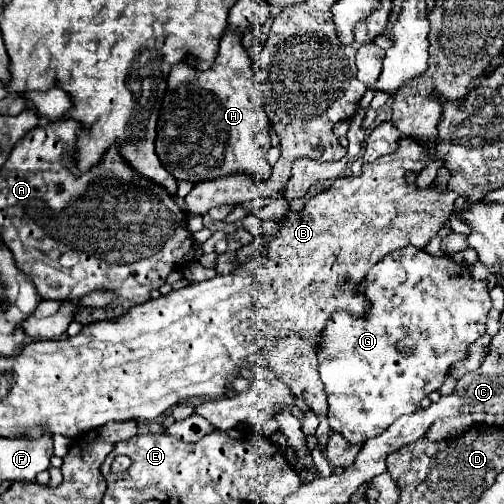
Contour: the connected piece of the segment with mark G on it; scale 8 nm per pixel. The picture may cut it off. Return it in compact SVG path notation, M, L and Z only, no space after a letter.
M411 245L385 255L377 265L373 265L371 271L367 273L367 279L363 279L363 283L361 283L361 291L365 291L365 295L371 301L367 319L355 319L345 311L335 313L325 327L325 337L323 337L321 351L319 351L319 373L321 373L321 381L325 383L325 393L327 393L327 401L329 401L329 413L327 413L329 425L333 431L341 433L351 443L365 443L367 439L381 435L401 415L415 413L419 409L421 399L425 399L431 391L437 391L443 385L449 369L469 355L471 343L475 343L479 337L485 335L485 331L487 331L485 323L487 323L487 317L491 311L491 297L489 297L487 281L475 281L471 277L471 273L467 269L459 269L459 265L451 257L433 257L433 255L425 253L423 249L415 249Z

